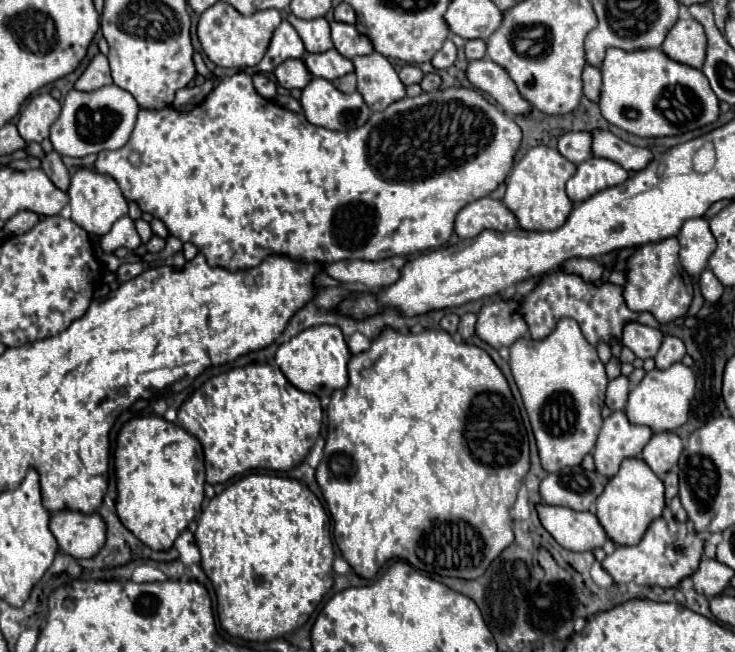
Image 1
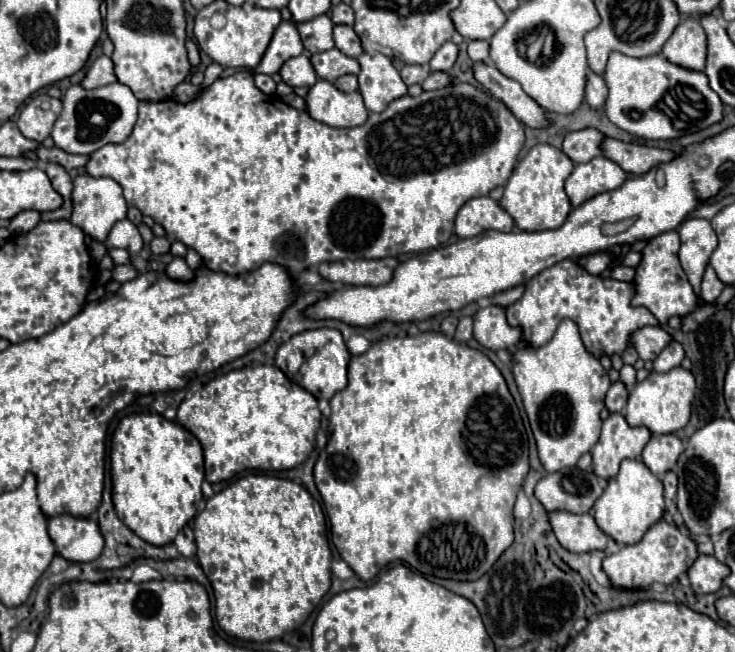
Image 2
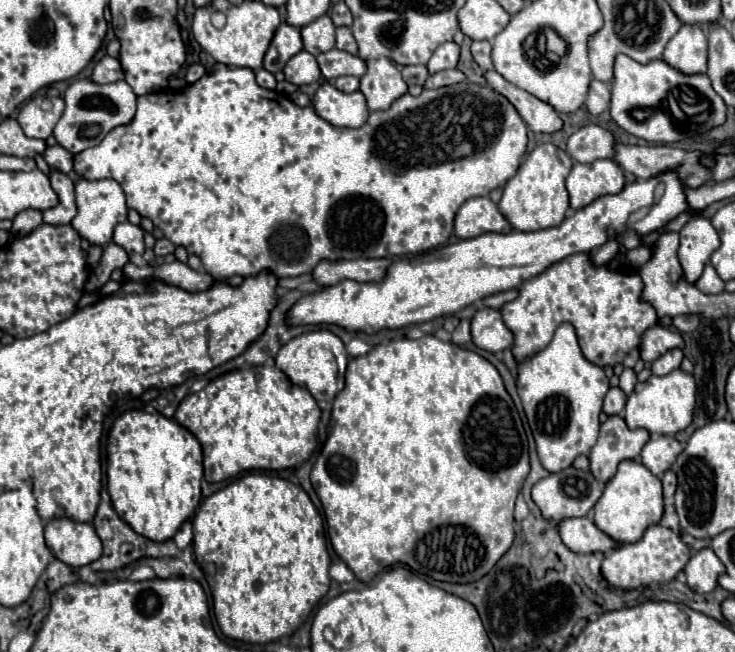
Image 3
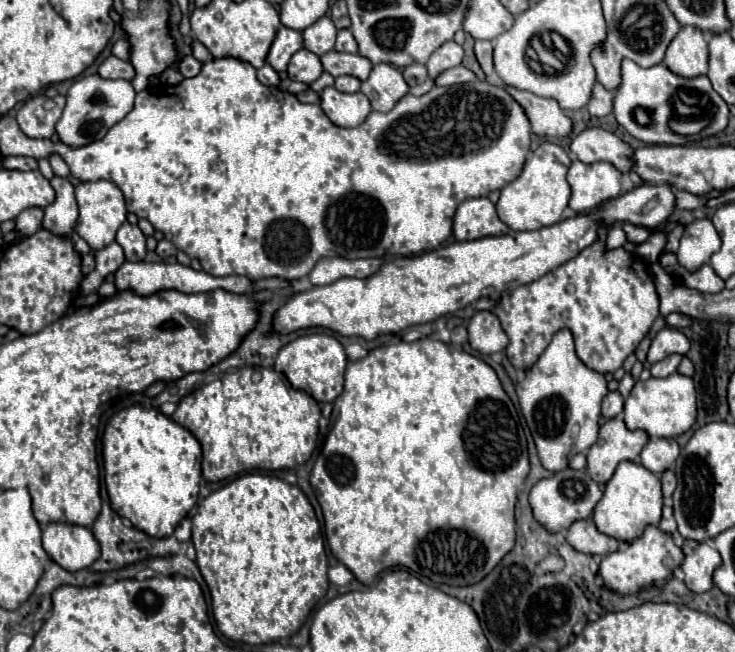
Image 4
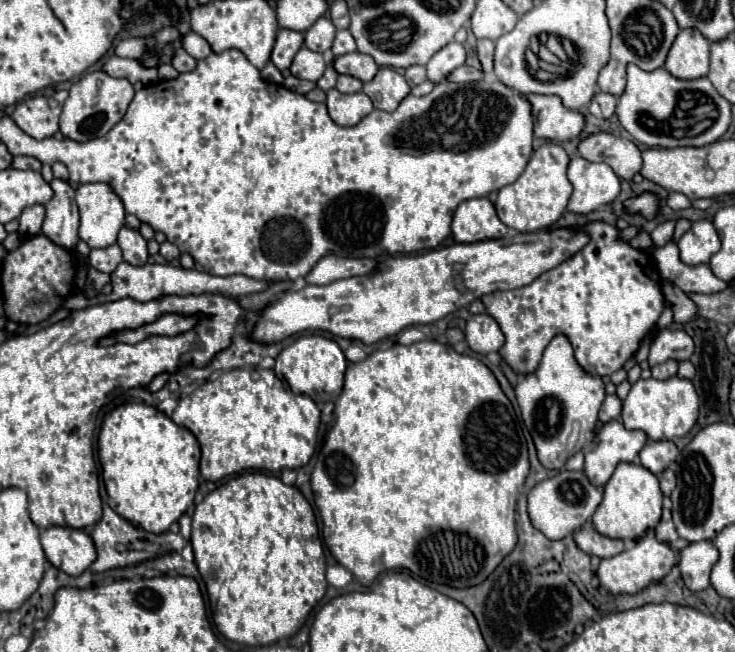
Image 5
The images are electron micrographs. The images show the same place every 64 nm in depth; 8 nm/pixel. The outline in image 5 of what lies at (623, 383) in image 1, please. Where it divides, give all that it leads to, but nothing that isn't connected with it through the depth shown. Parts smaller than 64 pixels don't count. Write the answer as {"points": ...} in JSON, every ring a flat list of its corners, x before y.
{"points":[[608,394,602,402,602,408,600,408,600,420,602,422,618,420,620,414,622,414,622,400,616,394]]}

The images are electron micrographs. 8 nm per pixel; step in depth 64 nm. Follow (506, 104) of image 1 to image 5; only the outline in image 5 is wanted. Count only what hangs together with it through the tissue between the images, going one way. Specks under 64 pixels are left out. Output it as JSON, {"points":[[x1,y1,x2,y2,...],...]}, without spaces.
{"points":[[524,96,532,106,534,136,548,140,568,140,580,134,584,126,584,116,580,112,562,106,558,96]]}

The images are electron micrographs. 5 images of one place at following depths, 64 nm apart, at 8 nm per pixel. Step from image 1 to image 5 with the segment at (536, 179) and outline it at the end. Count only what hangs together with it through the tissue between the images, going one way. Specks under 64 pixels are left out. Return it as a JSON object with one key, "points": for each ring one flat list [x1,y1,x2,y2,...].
{"points":[[548,142,542,144,538,150,534,150,520,178,498,192,498,200,496,200,498,218,516,232,536,232,558,222,572,194,572,184,566,178,568,162,570,162,568,154,558,144]]}

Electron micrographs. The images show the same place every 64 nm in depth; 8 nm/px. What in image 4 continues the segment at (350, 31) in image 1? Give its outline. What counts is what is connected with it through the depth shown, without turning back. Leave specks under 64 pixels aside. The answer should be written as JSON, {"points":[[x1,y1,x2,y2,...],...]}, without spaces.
{"points":[[338,30,338,38,336,38,334,50,338,50,338,52,358,52,356,40,354,40,350,30]]}

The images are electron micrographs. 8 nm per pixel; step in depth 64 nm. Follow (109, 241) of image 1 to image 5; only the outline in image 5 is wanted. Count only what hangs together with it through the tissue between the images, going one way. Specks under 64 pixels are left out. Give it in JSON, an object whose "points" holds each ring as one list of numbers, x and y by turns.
{"points":[[122,226,122,230,118,232,118,246,122,248,124,262,134,264,134,266,146,264,146,260,148,260,146,240,142,238,142,234,138,230]]}

